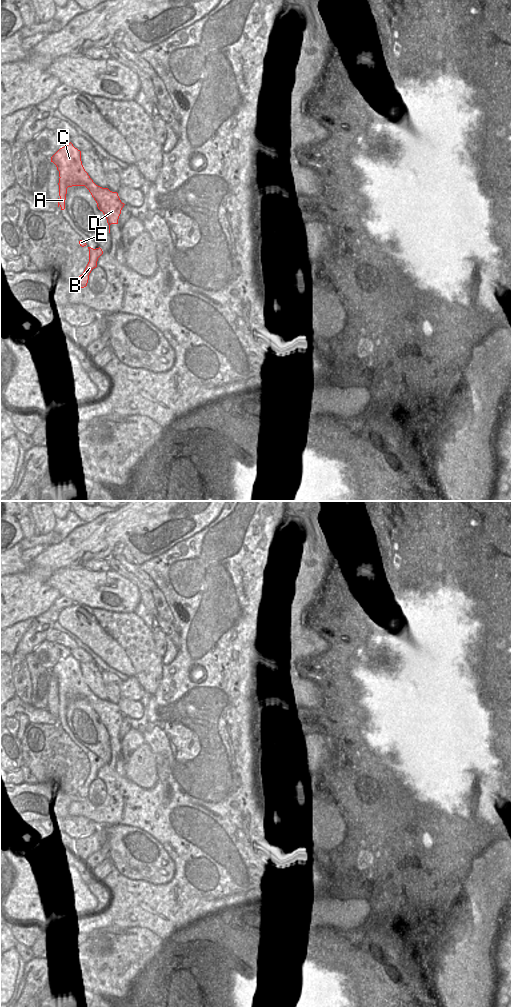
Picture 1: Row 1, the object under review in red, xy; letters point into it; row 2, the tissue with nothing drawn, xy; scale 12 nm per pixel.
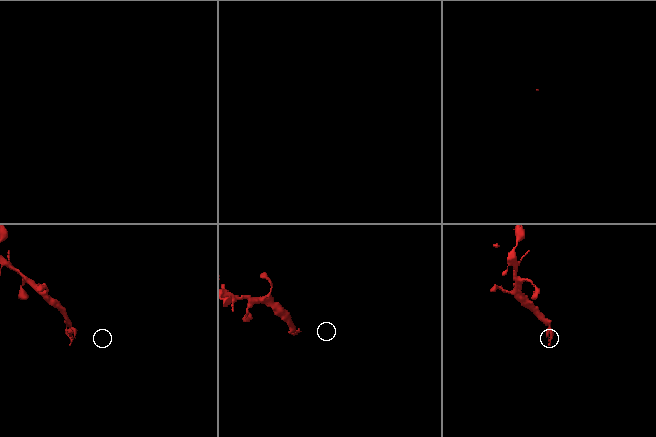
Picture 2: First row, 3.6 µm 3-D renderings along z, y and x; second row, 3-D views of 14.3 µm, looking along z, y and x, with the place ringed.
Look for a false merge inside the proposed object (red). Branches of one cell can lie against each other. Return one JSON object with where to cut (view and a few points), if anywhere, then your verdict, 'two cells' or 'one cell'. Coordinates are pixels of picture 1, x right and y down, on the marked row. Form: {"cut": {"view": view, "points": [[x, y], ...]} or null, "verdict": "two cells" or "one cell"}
{"cut": {"view": "xy", "points": [[90, 182], [88, 187], [92, 195]]}, "verdict": "two cells"}

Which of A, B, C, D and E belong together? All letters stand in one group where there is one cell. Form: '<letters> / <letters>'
A B D E / C

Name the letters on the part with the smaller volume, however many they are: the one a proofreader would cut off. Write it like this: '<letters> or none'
A, B, D, E

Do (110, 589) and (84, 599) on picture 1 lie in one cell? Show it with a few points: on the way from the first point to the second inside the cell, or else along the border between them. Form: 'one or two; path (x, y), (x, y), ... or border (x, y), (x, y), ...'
one; path (104, 592), (90, 593)

